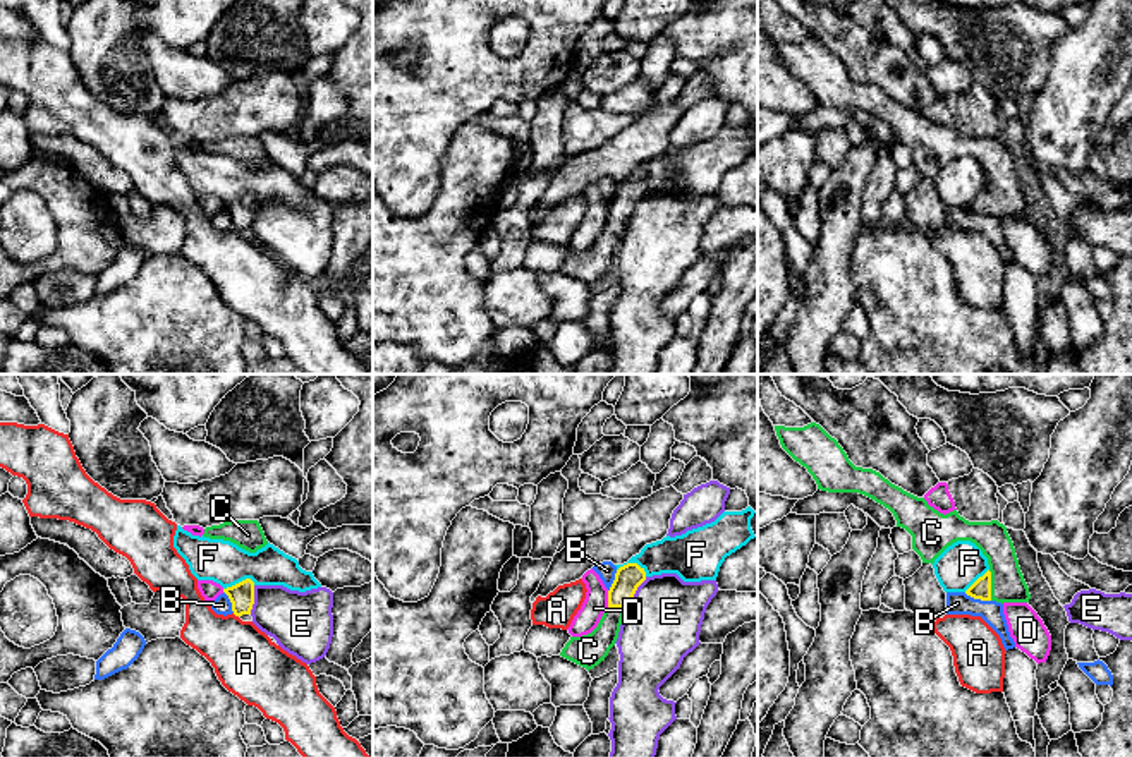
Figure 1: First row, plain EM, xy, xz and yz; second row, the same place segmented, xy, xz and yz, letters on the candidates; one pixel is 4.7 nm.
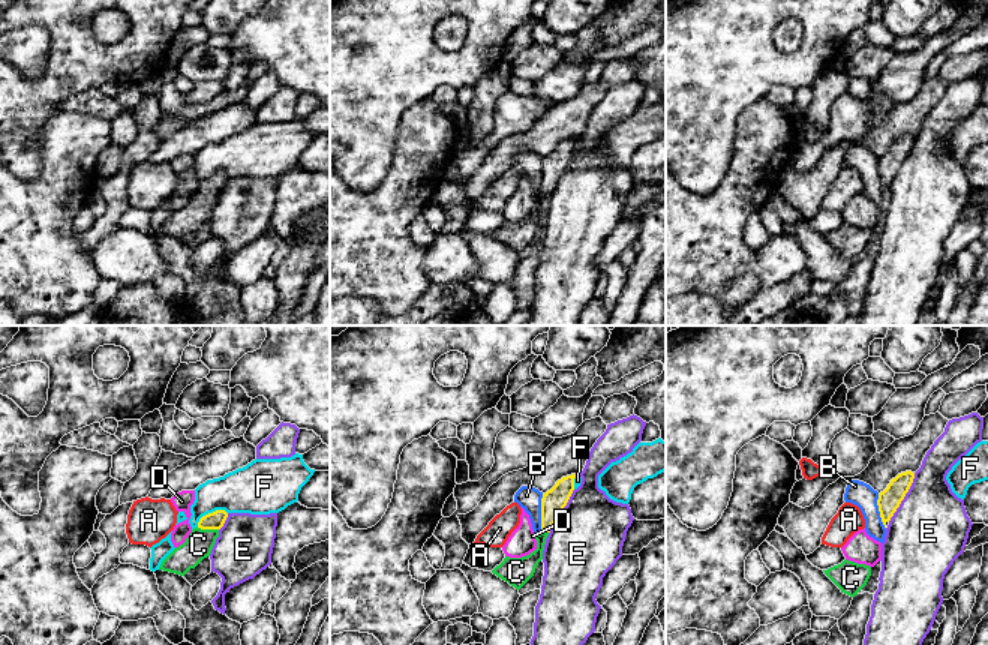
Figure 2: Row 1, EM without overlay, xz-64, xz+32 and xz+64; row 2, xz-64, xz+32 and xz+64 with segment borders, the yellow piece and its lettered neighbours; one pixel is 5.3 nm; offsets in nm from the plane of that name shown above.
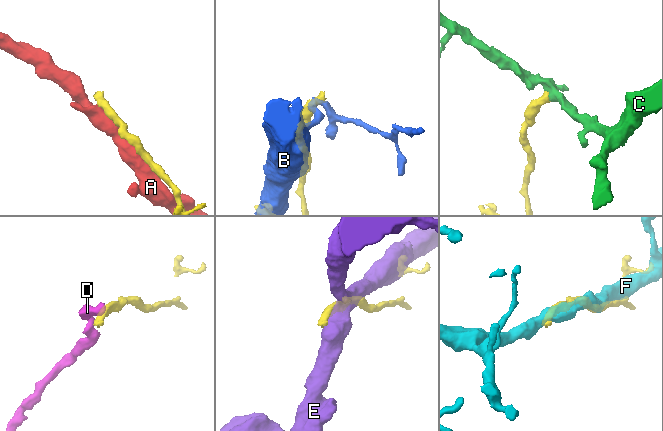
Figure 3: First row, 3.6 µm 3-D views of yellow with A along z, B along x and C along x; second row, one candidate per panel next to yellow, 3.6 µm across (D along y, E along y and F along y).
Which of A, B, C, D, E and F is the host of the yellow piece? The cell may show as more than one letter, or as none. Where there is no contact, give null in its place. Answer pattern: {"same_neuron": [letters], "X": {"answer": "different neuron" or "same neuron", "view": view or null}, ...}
{"same_neuron": ["C"], "A": {"answer": "different neuron", "view": "xy"}, "B": {"answer": "different neuron", "view": "yz"}, "C": {"answer": "same neuron", "view": "yz"}, "D": {"answer": "different neuron", "view": "xz"}, "E": {"answer": "different neuron", "view": "xz"}, "F": {"answer": "different neuron", "view": "xz"}}

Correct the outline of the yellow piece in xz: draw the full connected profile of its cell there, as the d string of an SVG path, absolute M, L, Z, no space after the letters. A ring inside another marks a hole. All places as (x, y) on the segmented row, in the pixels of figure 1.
M637 563L620 566L608 590L608 608L605 609L598 627L587 635L570 637L560 656L587 671L605 661L618 639L624 615L637 587L644 580L646 572Z

